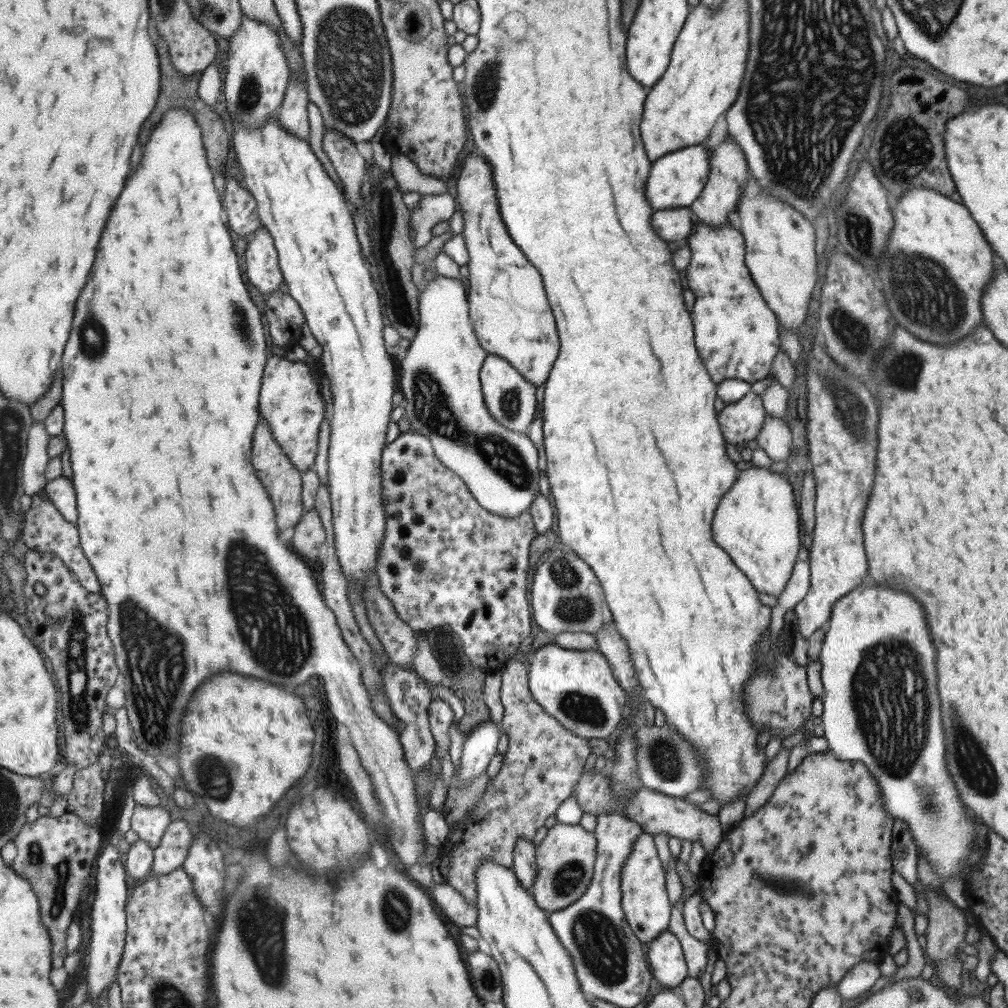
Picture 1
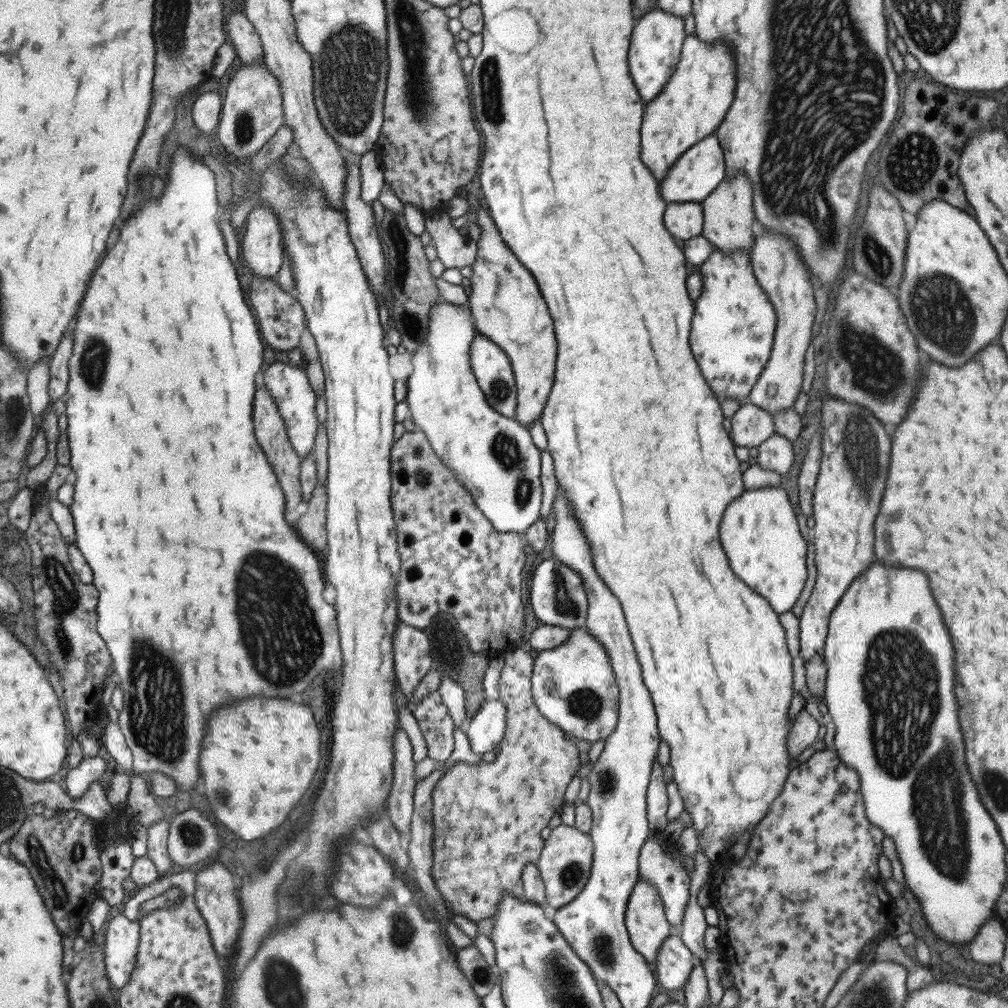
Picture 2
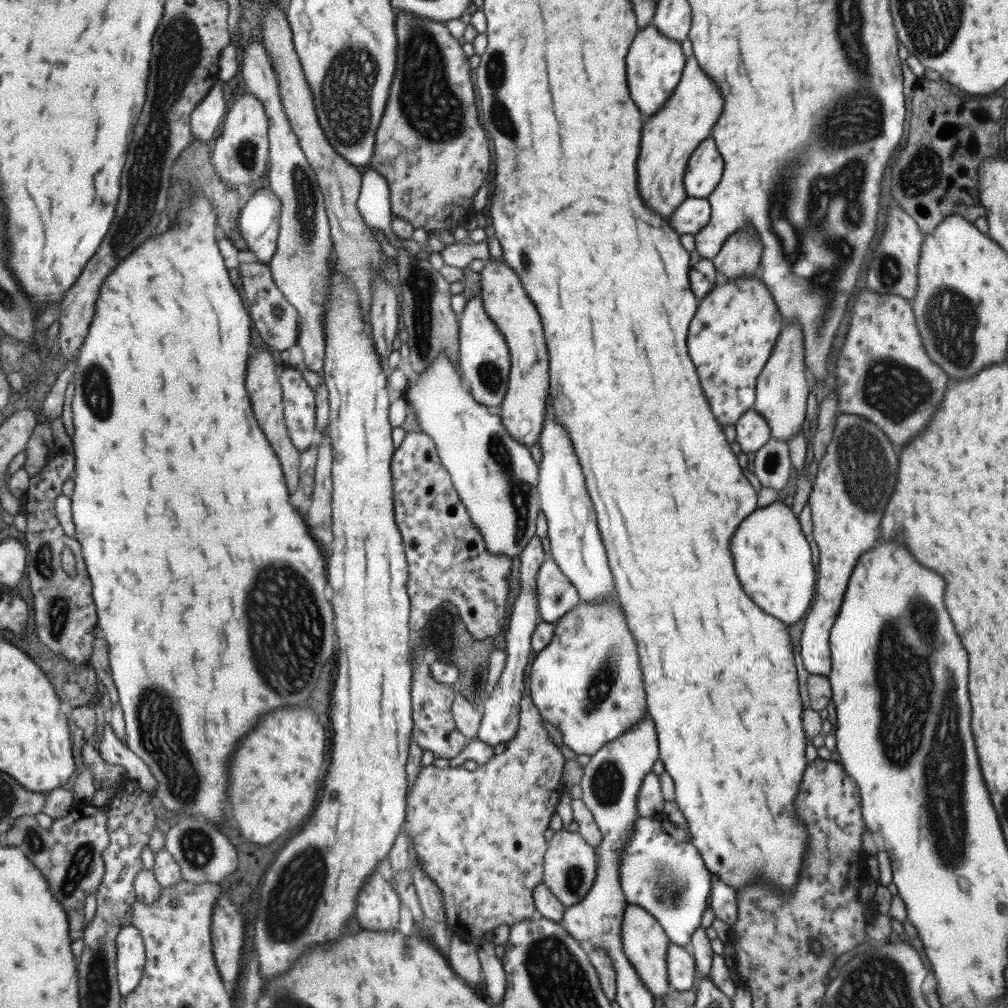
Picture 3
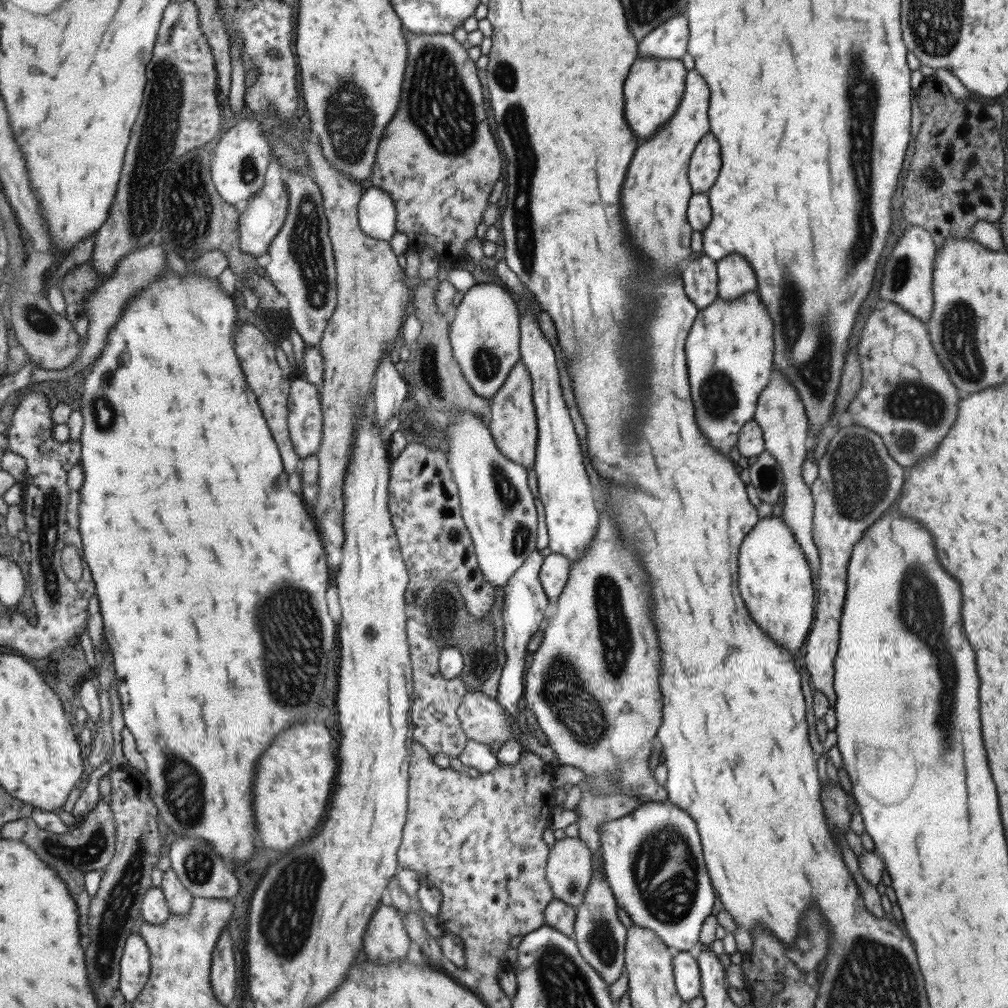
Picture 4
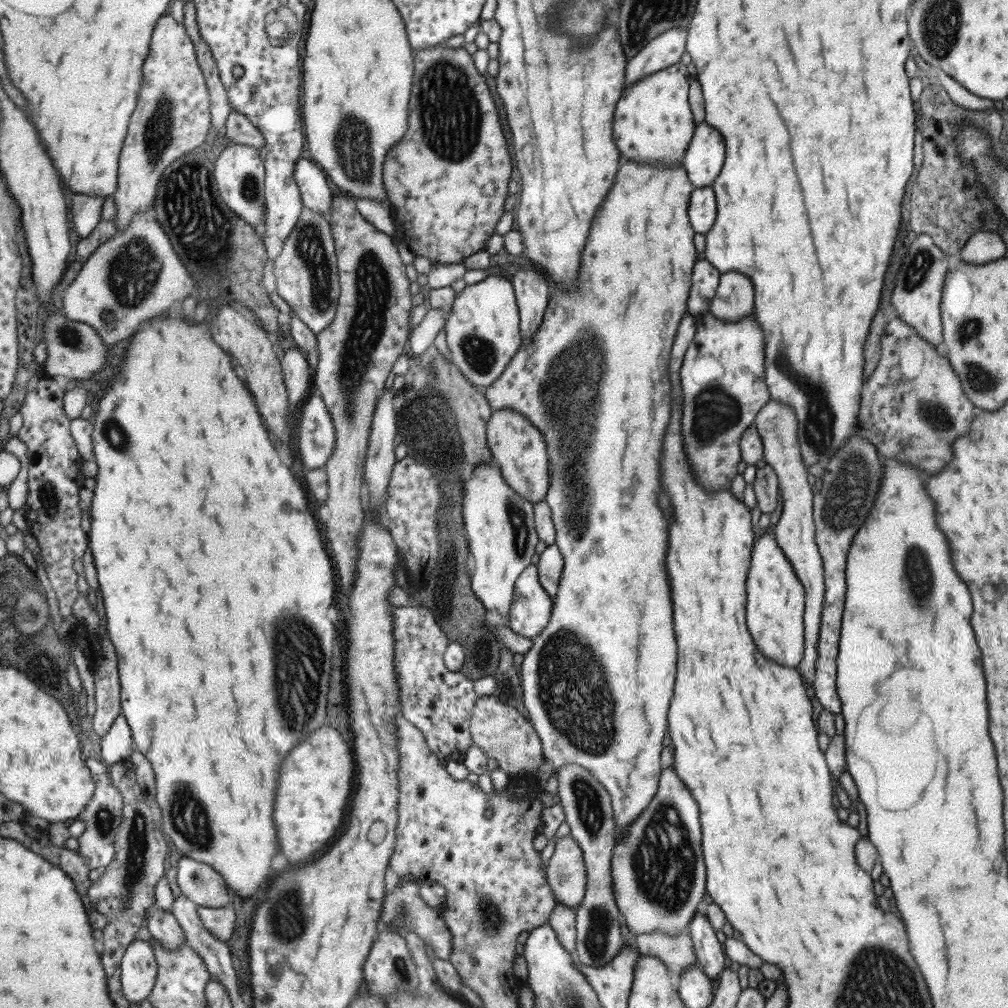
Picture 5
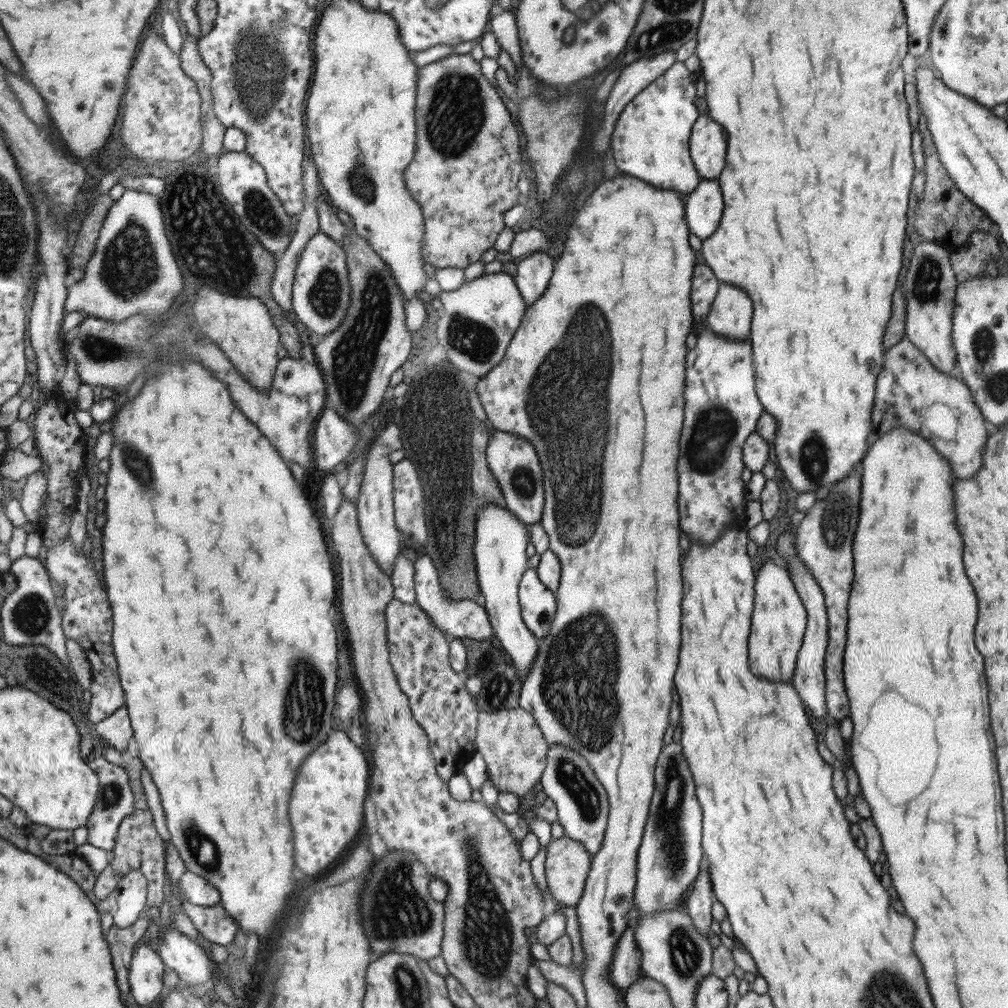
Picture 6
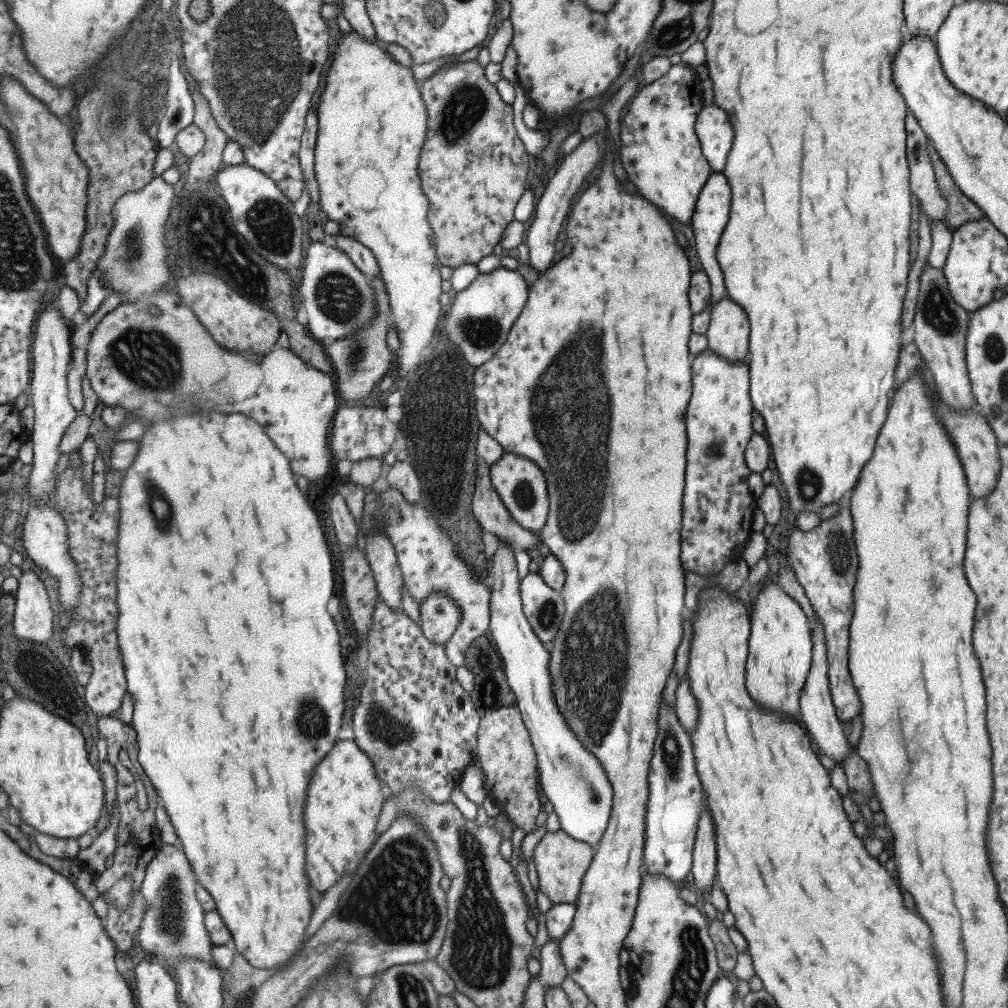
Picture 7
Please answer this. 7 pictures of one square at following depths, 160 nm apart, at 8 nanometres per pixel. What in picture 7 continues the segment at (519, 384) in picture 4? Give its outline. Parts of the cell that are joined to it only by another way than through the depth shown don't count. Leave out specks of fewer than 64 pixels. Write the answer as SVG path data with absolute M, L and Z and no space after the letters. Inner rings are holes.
M505 451L490 468L490 475L494 487L515 520L518 520L526 529L541 532L550 515L550 491L543 469L529 457Z

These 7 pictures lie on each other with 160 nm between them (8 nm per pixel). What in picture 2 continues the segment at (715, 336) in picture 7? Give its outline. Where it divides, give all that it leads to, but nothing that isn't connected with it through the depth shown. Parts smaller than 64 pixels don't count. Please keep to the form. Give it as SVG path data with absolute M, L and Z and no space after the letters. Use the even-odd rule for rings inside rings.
M736 174L731 180L722 182L700 203L702 208L703 228L700 236L722 253L743 249L749 253L754 236L751 232L754 210L752 209L752 188L746 174Z

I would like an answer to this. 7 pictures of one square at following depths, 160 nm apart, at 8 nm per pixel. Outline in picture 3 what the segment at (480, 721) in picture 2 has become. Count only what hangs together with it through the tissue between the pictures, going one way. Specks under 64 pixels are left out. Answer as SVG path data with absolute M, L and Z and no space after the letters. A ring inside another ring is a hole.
M535 535L527 548L521 554L521 591L516 598L511 617L511 626L506 632L506 648L507 664L501 681L495 687L495 690L488 696L484 703L484 712L482 726L478 732L478 739L497 746L501 742L508 743L515 738L519 730L521 718L521 702L523 702L523 688L525 688L525 670L529 666L529 658L531 658L532 636L538 630L537 614L539 614L537 579L540 568L545 563L545 550L543 550L543 542L541 538Z

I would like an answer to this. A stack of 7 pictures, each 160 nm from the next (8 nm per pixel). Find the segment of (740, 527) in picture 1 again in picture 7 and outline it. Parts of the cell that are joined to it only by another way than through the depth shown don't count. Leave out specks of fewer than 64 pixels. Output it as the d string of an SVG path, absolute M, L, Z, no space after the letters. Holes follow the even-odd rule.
M779 584L763 585L750 610L744 685L755 706L792 721L800 719L799 693L811 668L810 630L799 604Z

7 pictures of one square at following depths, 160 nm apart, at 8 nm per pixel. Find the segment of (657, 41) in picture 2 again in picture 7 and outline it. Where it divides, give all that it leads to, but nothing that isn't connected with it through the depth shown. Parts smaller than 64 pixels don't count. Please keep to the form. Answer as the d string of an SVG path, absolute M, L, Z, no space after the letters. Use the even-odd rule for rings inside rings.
M681 62L670 67L657 80L634 93L627 112L619 118L619 160L628 180L648 203L658 206L667 216L691 228L691 215L699 192L712 174L709 163L703 159L699 141L694 133L694 122L702 109L699 94L700 81L691 67Z

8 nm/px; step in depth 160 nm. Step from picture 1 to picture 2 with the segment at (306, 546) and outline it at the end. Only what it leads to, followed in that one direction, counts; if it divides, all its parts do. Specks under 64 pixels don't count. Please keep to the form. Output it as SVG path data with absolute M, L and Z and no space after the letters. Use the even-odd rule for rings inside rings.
M318 483L297 530L313 548L328 546L328 487L324 484Z

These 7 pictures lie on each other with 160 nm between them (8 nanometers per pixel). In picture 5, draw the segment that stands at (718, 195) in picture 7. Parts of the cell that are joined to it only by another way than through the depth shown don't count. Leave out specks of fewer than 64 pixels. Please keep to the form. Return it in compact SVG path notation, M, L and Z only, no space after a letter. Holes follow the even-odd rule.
M710 187L694 189L689 196L686 215L694 233L705 235L715 222L715 196Z

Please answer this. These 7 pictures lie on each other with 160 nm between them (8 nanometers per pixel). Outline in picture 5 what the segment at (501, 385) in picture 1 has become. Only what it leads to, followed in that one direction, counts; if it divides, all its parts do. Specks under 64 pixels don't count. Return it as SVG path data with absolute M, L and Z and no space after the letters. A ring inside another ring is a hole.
M489 275L483 282L468 285L465 290L457 294L446 322L446 339L454 363L476 387L484 390L491 386L496 380L502 378L510 362L522 348L521 324L520 308L513 281L503 276Z

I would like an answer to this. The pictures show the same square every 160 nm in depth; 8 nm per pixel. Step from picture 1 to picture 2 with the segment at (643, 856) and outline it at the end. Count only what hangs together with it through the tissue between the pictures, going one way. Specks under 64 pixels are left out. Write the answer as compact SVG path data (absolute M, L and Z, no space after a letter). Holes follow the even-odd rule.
M637 879L624 913L624 925L632 947L649 963L656 957L659 945L669 934L669 921L665 920L655 887L646 880Z

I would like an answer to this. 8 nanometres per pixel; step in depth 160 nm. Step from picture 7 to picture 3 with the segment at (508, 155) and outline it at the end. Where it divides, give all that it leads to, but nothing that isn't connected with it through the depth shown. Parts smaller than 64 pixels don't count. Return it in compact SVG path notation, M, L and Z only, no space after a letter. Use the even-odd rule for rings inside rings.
M395 10L397 15L397 29L398 29L398 64L399 70L395 73L393 82L393 96L391 102L387 106L387 112L383 116L382 123L378 128L376 149L374 152L374 159L371 160L370 167L377 170L390 186L391 201L393 212L395 215L403 218L409 222L413 228L421 228L427 234L432 234L439 231L448 231L453 234L457 227L464 227L467 218L476 213L475 206L473 206L473 198L477 194L477 190L481 186L485 186L487 178L491 176L491 146L489 146L489 138L485 134L485 130L479 124L479 112L477 110L477 94L475 94L475 87L473 86L473 78L471 78L471 64L469 64L469 57L464 51L463 45L459 44L458 38L451 36L449 28L445 26L443 21L432 21L413 13L405 12L404 10Z

